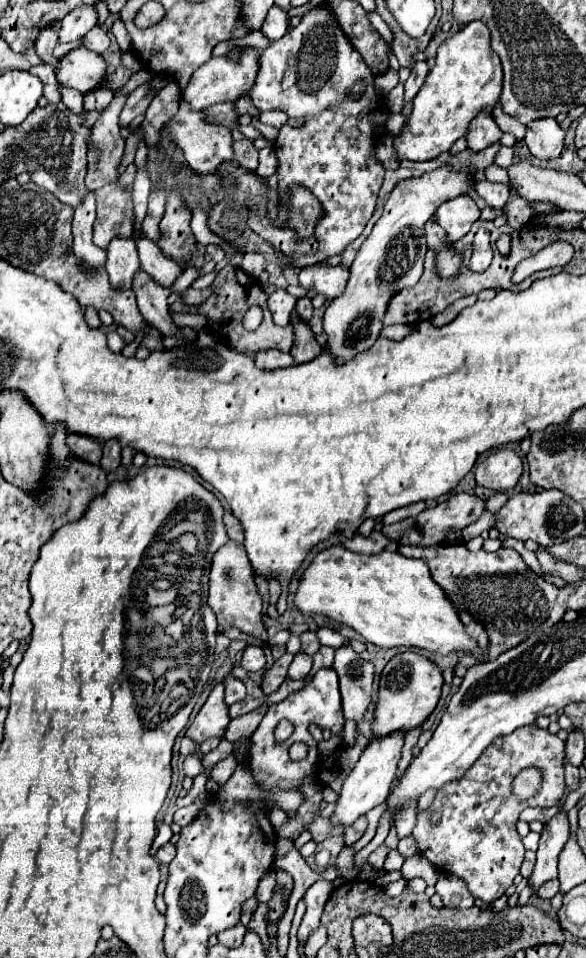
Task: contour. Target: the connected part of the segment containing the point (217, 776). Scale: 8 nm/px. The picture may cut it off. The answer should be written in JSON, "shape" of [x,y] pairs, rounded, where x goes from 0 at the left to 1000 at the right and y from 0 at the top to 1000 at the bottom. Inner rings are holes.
{"shape":[[[394,787],[362,804],[362,810],[358,812],[369,814],[369,816],[375,816],[375,818],[382,818],[396,810],[396,806],[403,804],[403,800],[406,800],[406,795],[401,789]]]}

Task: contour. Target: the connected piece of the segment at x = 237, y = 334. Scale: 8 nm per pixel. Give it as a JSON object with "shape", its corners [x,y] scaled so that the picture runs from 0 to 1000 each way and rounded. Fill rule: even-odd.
{"shape":[[[386,278],[386,280],[369,288],[369,292],[365,292],[362,299],[369,301],[369,307],[365,307],[362,311],[355,311],[345,319],[328,322],[328,319],[317,319],[317,317],[311,317],[311,315],[300,315],[297,319],[290,319],[290,324],[297,324],[297,326],[341,326],[341,328],[352,328],[355,334],[358,334],[355,342],[358,342],[369,351],[375,349],[375,353],[386,355],[386,357],[389,357],[396,363],[403,363],[406,367],[433,370],[433,367],[440,367],[440,365],[461,365],[461,363],[471,363],[471,365],[478,365],[478,367],[495,367],[498,355],[502,355],[498,338],[491,338],[491,340],[471,340],[471,338],[464,336],[464,328],[461,328],[461,324],[454,322],[454,311],[457,311],[457,309],[454,309],[454,305],[440,299],[440,292],[437,292],[437,290],[416,286],[416,282],[410,282],[410,280]],[[427,319],[444,319],[447,326],[451,326],[451,334],[447,334],[444,342],[437,342],[437,344],[420,344],[420,342],[413,340],[413,332],[416,332],[416,328],[420,328],[420,324],[423,324]]]}

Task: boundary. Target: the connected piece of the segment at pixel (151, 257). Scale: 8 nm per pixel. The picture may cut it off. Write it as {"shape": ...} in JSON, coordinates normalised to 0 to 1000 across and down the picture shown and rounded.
{"shape":[[[246,244],[235,246],[232,257],[239,265],[239,280],[253,284],[273,299],[294,299],[297,292],[307,288],[307,278],[297,271],[283,269],[273,263],[270,255],[253,251]]]}

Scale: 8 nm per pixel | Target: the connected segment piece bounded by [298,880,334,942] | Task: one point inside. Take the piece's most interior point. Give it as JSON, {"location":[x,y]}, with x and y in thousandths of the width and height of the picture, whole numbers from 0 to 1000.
{"location":[543,933]}

